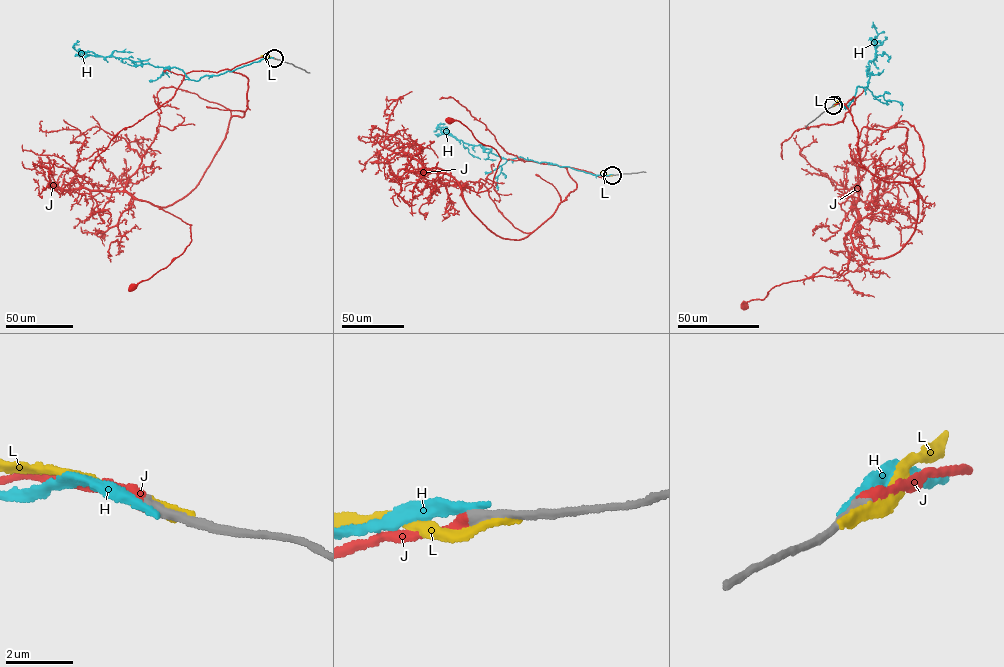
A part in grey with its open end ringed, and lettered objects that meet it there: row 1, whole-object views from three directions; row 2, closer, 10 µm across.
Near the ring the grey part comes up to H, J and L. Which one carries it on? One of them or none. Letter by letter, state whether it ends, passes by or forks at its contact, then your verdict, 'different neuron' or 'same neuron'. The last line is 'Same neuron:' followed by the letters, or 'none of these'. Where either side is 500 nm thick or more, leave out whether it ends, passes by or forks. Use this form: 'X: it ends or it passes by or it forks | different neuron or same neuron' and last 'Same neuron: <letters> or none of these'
H: it ends | different neuron
J: it ends | same neuron
L: it ends | different neuron
Same neuron: J

